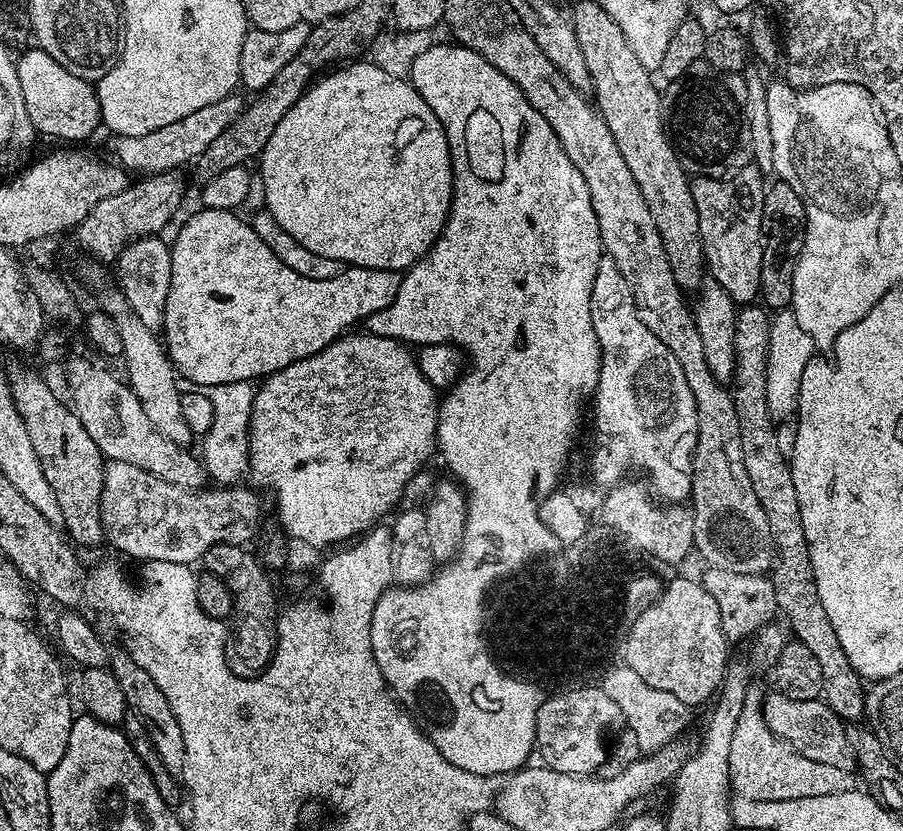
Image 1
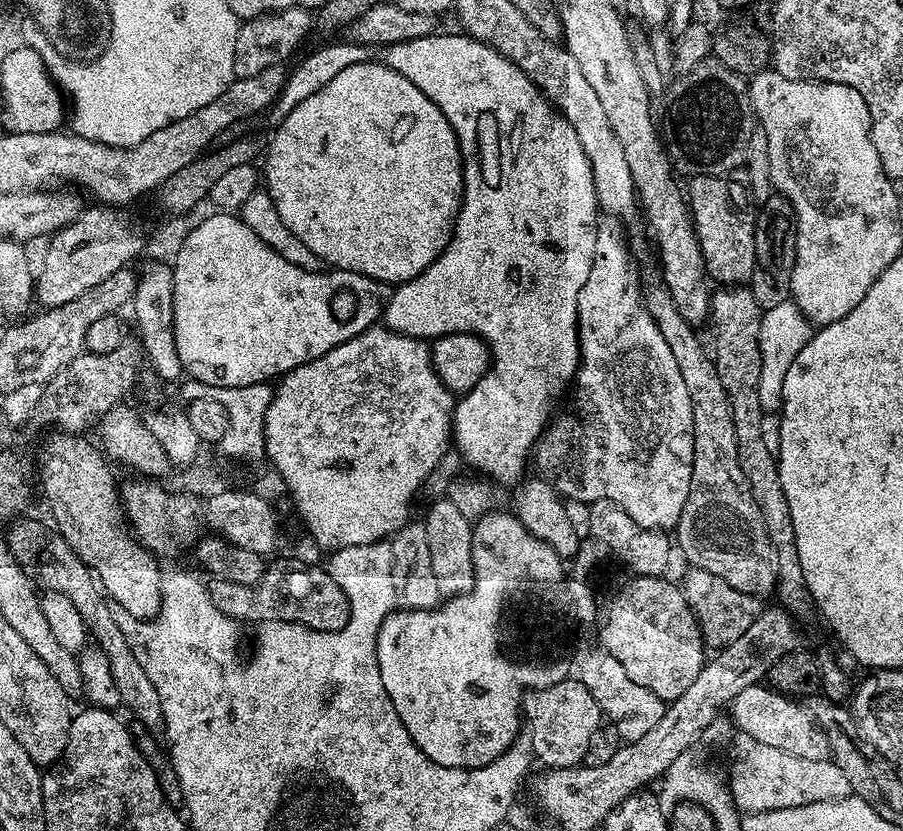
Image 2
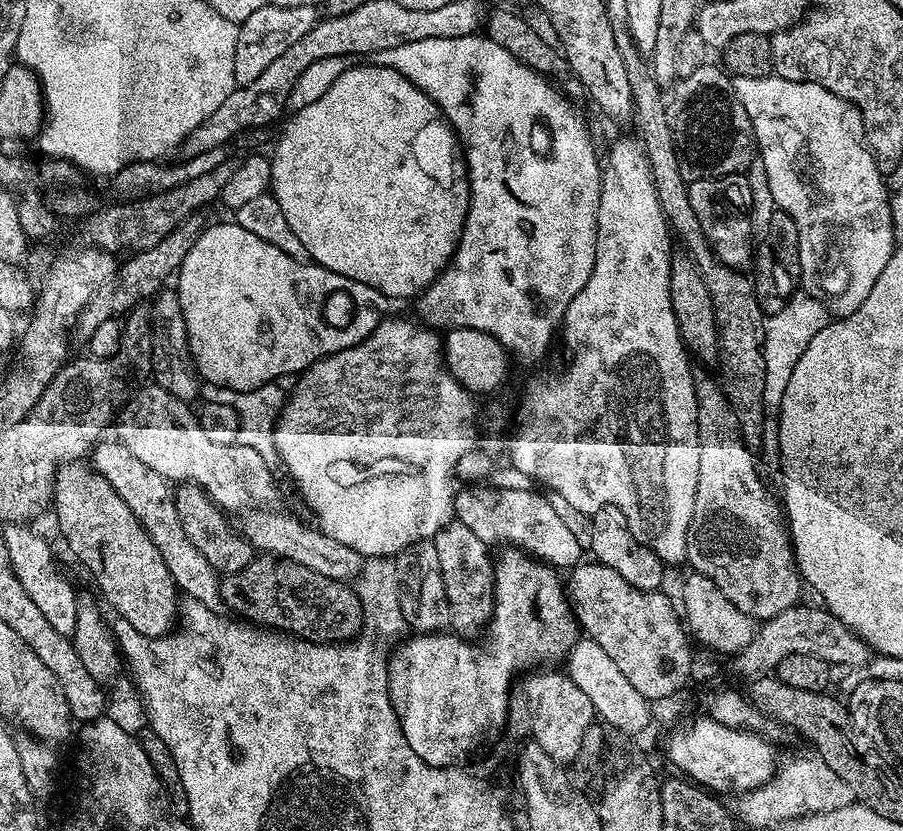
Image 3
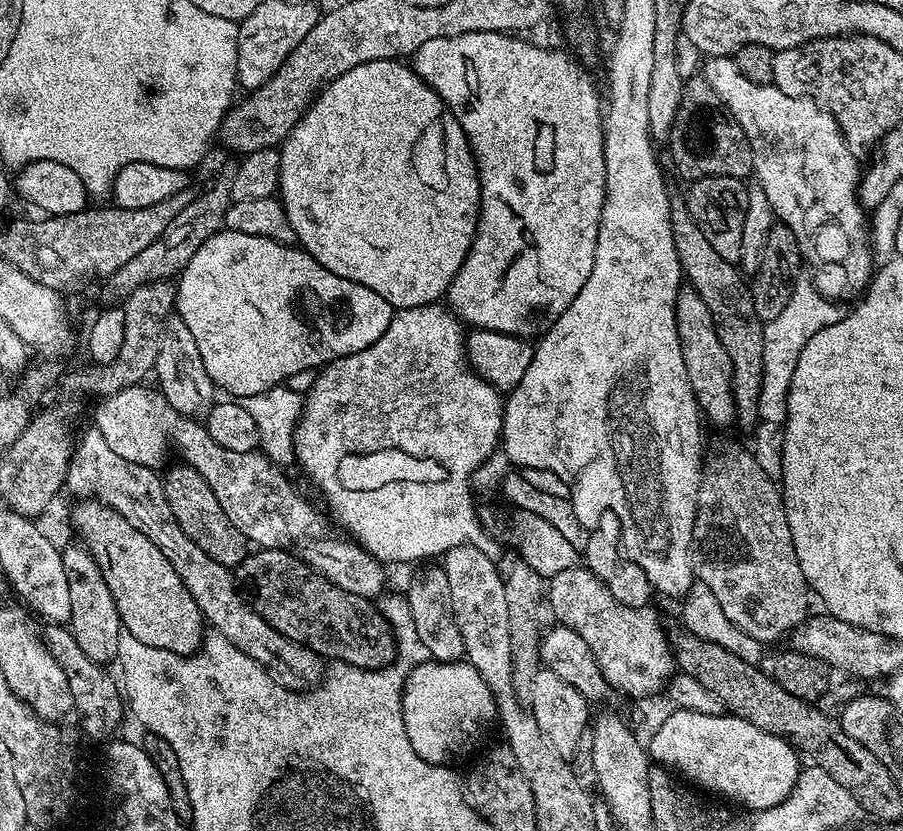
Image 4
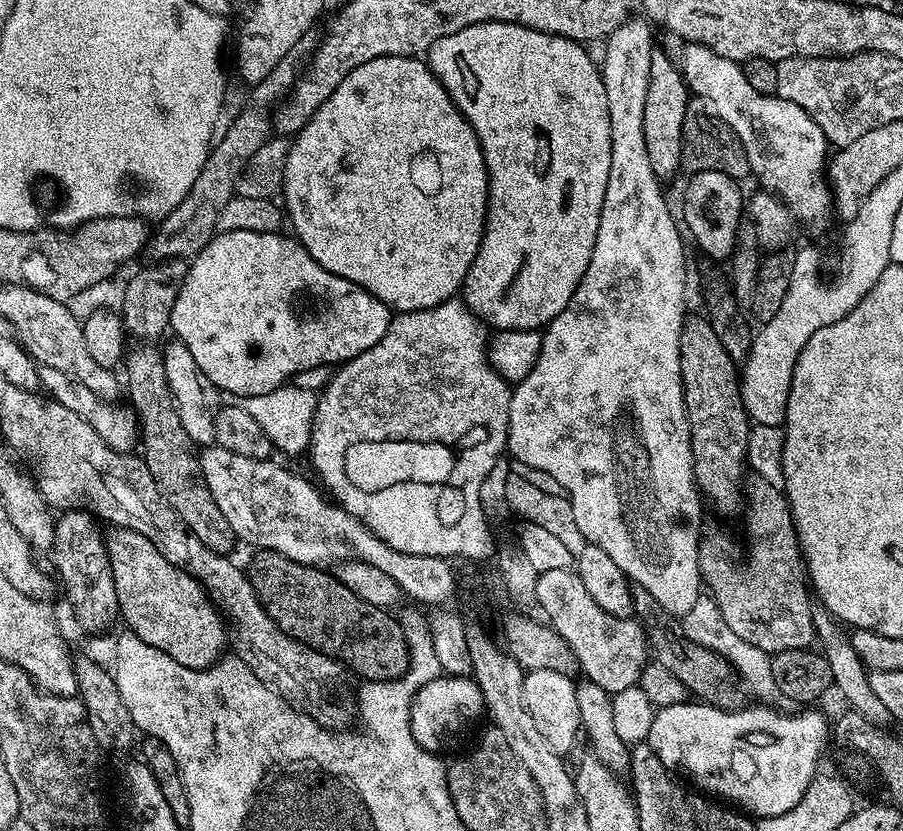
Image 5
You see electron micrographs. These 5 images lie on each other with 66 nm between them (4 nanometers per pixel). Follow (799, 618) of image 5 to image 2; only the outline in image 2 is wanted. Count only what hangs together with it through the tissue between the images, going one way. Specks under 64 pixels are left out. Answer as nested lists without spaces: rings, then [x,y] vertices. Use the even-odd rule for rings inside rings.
[[[658,286],[652,293],[647,293],[646,304],[652,313],[654,322],[662,330],[662,336],[666,338],[666,342],[669,343],[674,356],[678,361],[678,368],[682,370],[682,378],[686,381],[686,390],[690,390],[690,402],[692,403],[692,409],[694,410],[694,426],[696,427],[696,453],[694,454],[694,462],[692,463],[692,497],[688,500],[687,511],[692,512],[692,524],[687,522],[681,523],[678,528],[680,532],[680,544],[678,540],[678,548],[688,555],[689,565],[692,568],[701,568],[706,570],[710,574],[714,574],[718,578],[722,578],[722,582],[726,582],[730,586],[734,586],[734,590],[739,592],[745,592],[750,597],[761,598],[760,596],[772,596],[776,591],[776,579],[778,578],[778,554],[774,550],[774,546],[770,542],[770,534],[766,530],[766,522],[762,518],[762,514],[758,510],[758,502],[754,502],[754,494],[750,490],[748,485],[748,479],[744,473],[744,467],[740,465],[740,451],[738,450],[738,434],[736,433],[736,423],[734,422],[734,414],[732,413],[732,407],[730,406],[730,398],[726,398],[726,389],[722,386],[722,378],[718,378],[718,370],[716,369],[716,361],[713,353],[704,349],[704,344],[700,341],[700,336],[693,325],[686,322],[686,318],[682,318],[682,314],[678,312],[678,306],[674,302],[674,298],[668,293],[668,289],[664,286]]]

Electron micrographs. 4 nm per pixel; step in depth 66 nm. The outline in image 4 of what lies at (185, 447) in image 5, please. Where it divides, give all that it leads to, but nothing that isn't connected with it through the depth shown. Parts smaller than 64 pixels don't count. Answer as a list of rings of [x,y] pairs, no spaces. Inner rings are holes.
[[[177,462],[168,473],[163,473],[162,479],[166,502],[170,502],[170,510],[178,526],[182,526],[182,530],[201,550],[206,550],[214,562],[222,562],[222,566],[229,570],[235,569],[246,559],[250,551],[249,540],[244,537],[242,530],[238,530],[238,526],[234,526],[234,522],[230,522],[230,518],[226,518],[226,510],[222,510],[218,498],[214,498],[210,482],[206,482],[206,478],[202,478],[194,466]]]

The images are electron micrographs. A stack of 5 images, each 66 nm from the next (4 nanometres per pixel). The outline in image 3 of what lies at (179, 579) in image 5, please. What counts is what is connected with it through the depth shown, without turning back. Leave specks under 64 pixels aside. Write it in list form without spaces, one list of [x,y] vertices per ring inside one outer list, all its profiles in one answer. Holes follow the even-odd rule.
[[[71,462],[60,466],[53,482],[52,504],[56,510],[56,524],[68,543],[68,548],[92,571],[96,584],[100,587],[99,595],[104,595],[103,603],[117,612],[120,620],[130,622],[134,630],[143,636],[167,636],[178,624],[178,589],[170,570],[166,570],[166,562],[154,546],[150,534],[140,524],[138,518],[122,502],[114,486],[106,482],[101,472],[96,471],[88,462]]]

